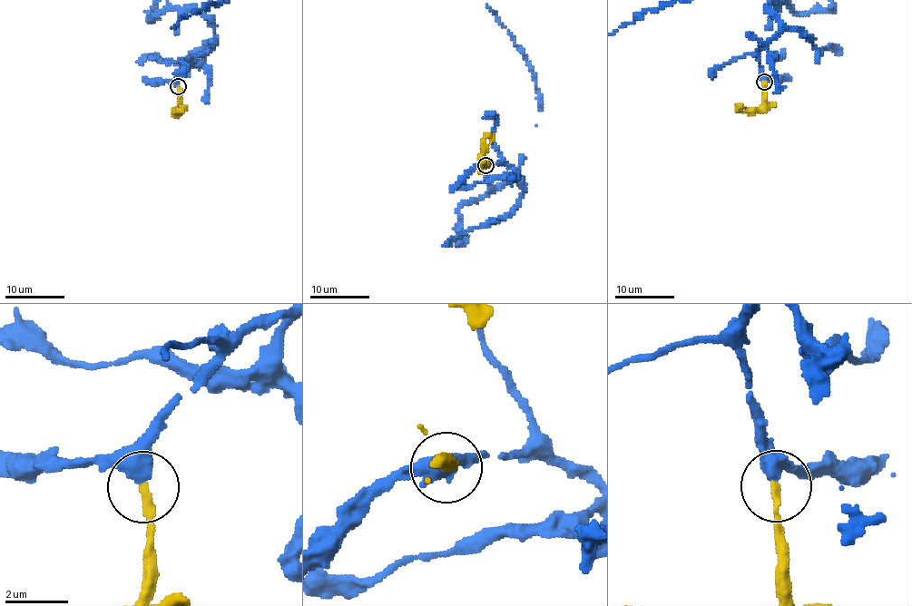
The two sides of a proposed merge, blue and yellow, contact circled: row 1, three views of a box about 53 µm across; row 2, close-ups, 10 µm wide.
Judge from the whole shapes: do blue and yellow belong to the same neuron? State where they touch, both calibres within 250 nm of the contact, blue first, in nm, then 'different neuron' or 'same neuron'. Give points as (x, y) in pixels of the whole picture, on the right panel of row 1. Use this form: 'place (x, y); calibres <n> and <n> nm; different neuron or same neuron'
place (764, 82); calibres 550 and 220 nm; same neuron

